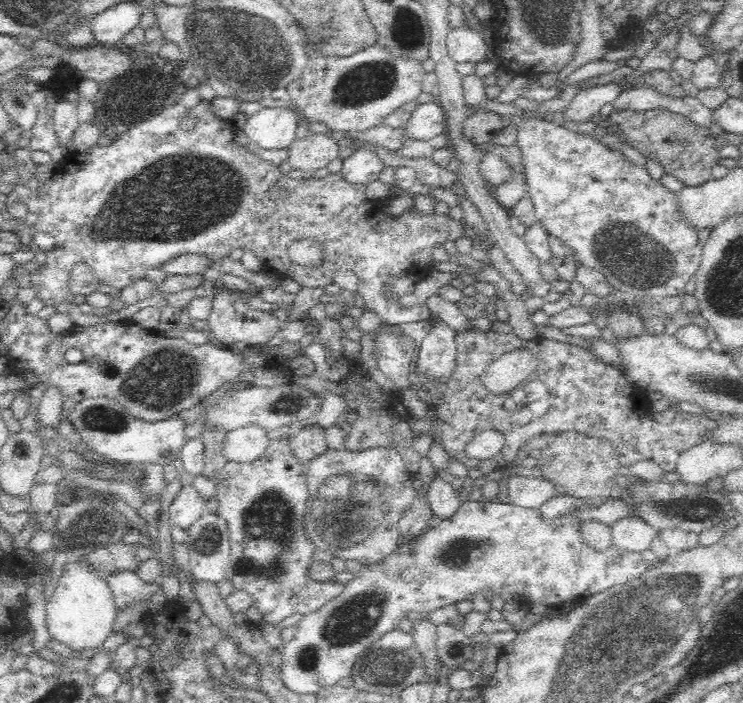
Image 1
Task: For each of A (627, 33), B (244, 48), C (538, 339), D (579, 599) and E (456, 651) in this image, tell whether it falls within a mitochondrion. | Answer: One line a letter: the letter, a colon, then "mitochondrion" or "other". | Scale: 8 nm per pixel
A: other
B: mitochondrion
C: other
D: mitochondrion
E: other

